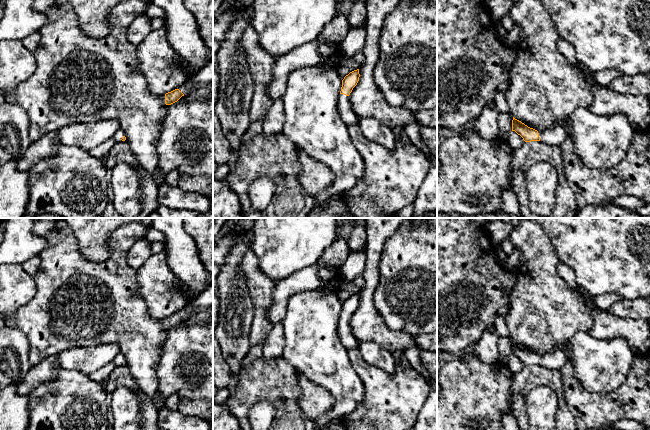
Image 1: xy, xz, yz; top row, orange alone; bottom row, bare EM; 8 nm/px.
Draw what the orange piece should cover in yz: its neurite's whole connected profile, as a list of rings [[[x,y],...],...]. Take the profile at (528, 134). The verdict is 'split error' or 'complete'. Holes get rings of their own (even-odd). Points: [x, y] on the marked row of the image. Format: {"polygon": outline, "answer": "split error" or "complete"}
{"polygon": [[[514,117],[512,120],[512,131],[520,135],[525,142],[540,141],[552,146],[561,146],[568,138],[568,131],[564,125],[556,125],[544,131],[537,131]]], "answer": "split error"}

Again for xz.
{"polygon": [[[357,69],[350,72],[342,80],[342,87],[338,97],[337,109],[341,119],[347,126],[356,125],[360,120],[358,115],[353,111],[349,100],[349,95],[353,88],[357,85],[359,77],[359,69]]], "answer": "split error"}

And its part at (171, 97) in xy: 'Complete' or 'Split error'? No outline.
Split error

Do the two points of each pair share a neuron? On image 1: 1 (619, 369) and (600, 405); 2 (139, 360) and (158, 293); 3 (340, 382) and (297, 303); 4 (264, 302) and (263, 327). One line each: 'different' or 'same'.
1: different
2: different
3: same
4: same

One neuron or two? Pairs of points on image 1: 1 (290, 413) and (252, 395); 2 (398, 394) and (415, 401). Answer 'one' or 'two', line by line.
1: one
2: one

